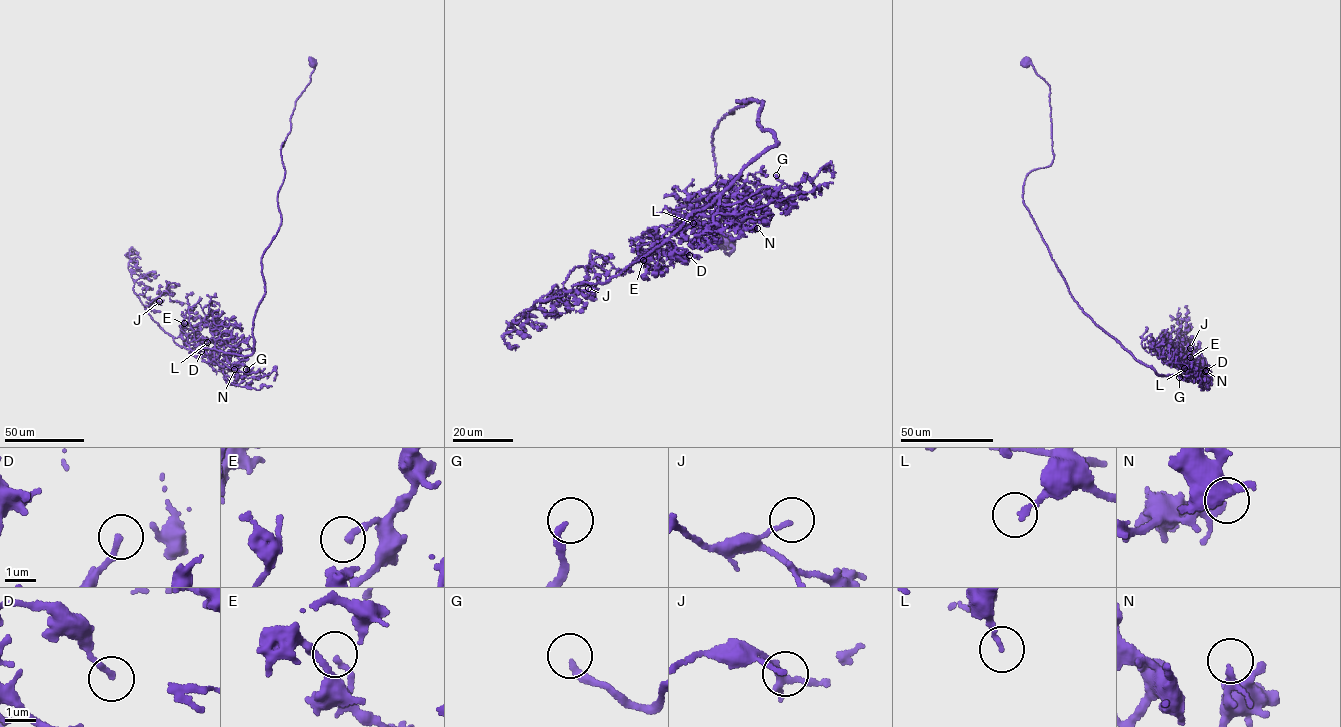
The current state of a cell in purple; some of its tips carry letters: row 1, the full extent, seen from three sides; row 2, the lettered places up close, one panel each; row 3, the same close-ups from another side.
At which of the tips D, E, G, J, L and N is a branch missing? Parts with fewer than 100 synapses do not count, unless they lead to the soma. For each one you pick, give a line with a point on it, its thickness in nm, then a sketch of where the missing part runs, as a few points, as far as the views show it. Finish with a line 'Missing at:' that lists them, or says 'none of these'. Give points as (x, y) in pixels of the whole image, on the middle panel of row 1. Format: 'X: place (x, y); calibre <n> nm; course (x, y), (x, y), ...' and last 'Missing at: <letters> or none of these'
G: place (776, 175); calibre 240 nm; course (776, 175), (779, 178), (776, 170), (783, 162), (800, 167)
J: place (588, 288); calibre 140 nm
Missing at: G, J

